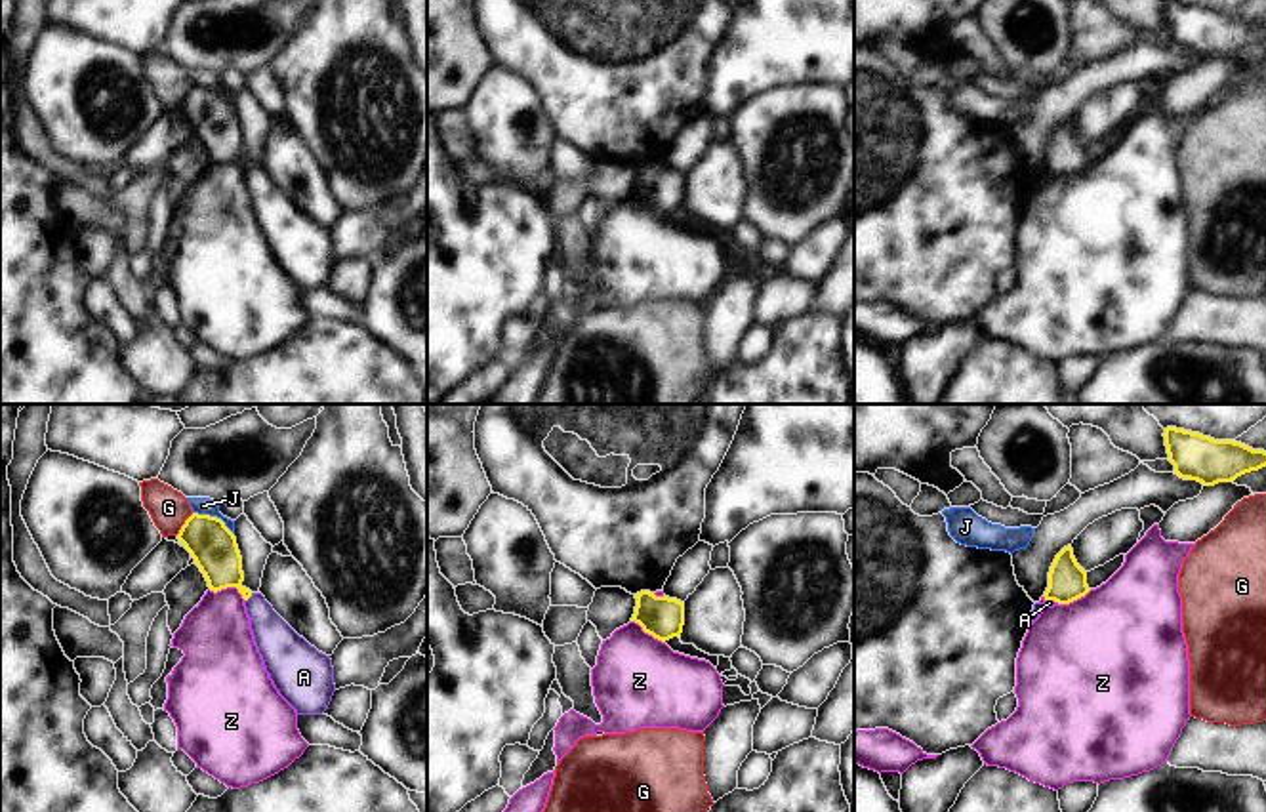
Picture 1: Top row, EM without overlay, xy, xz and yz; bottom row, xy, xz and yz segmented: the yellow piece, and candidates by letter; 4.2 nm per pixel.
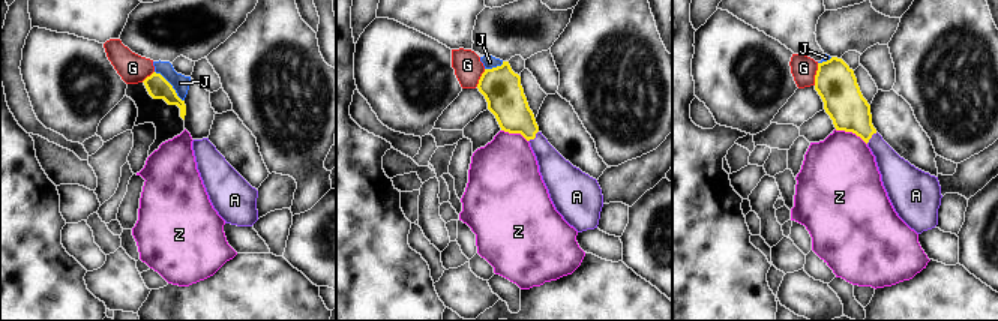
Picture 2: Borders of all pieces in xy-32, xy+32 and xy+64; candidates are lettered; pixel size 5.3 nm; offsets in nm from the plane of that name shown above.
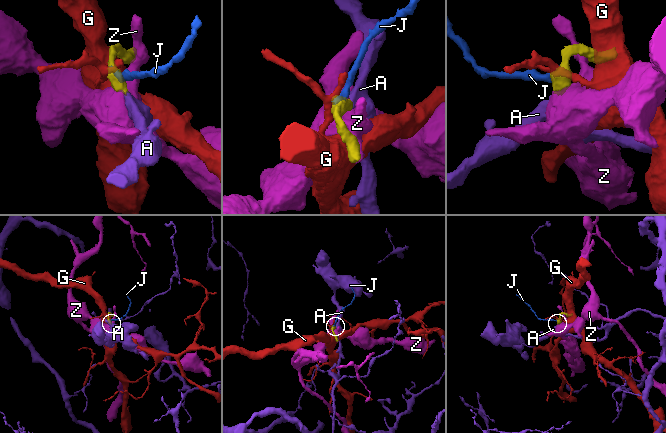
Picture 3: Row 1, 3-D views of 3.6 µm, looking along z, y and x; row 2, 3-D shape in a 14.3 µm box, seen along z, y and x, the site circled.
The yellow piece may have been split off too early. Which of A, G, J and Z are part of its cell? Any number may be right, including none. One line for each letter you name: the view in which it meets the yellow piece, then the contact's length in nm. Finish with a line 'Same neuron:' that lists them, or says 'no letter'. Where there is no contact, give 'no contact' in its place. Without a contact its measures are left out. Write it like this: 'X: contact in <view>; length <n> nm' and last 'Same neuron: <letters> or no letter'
A: contact in xy; length 50 nm
Same neuron: A

